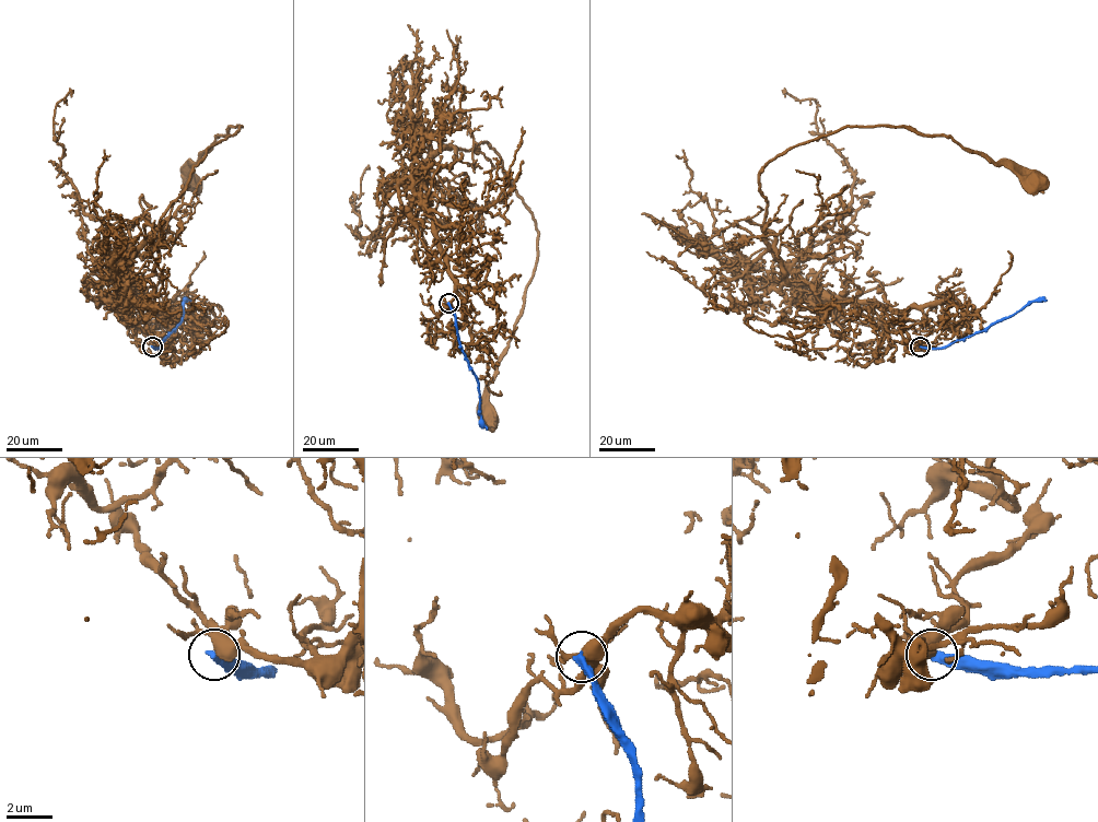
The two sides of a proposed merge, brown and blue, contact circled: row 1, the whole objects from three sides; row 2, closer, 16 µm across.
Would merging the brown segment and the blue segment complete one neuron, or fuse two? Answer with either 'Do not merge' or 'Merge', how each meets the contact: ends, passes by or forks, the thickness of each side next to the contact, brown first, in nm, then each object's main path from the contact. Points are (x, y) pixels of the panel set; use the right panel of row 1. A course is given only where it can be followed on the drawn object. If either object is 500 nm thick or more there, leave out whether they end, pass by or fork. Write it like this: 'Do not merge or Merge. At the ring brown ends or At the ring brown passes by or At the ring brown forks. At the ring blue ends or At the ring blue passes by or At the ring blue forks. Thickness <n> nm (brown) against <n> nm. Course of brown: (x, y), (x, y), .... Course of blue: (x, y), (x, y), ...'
Do not merge. At the ring brown forks. At the ring blue ends. Thickness 400 nm (brown) against 340 nm. Course of brown: (920, 345), (900, 314), (831, 297), (781, 258), (761, 168), (849, 126), (902, 126), (1031, 186). Course of blue: (920, 347), (948, 345), (985, 330), (1034, 301), (1047, 301)

